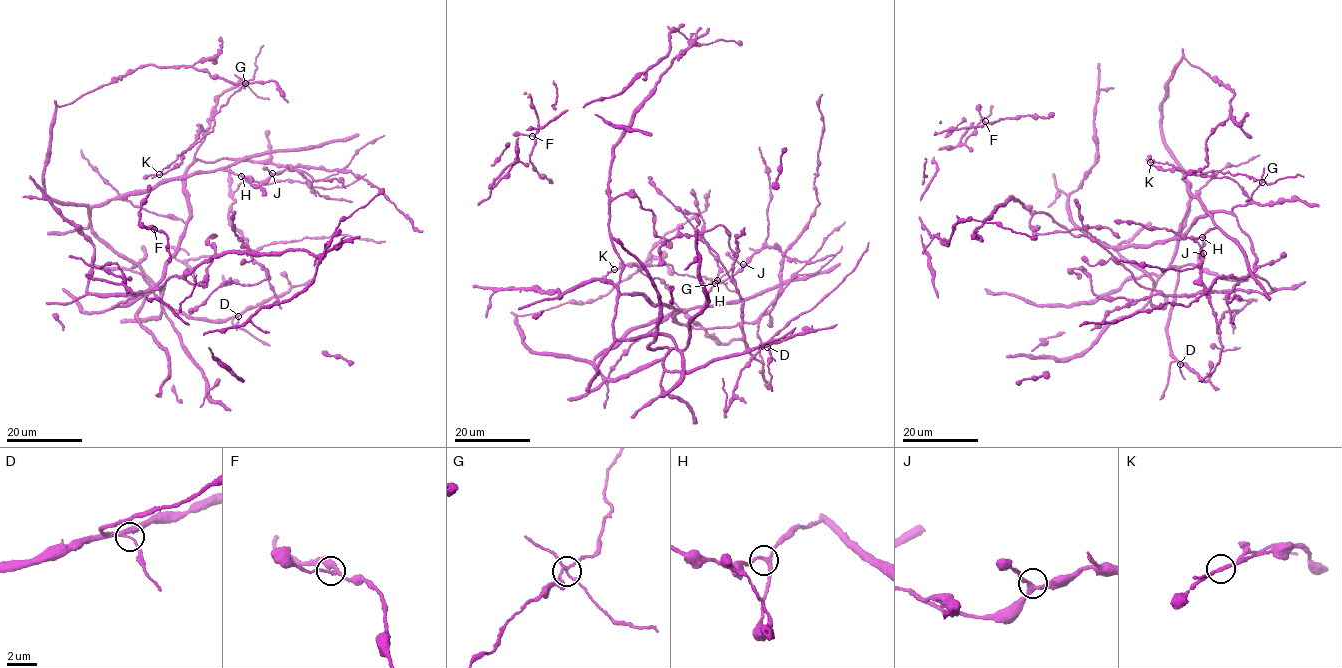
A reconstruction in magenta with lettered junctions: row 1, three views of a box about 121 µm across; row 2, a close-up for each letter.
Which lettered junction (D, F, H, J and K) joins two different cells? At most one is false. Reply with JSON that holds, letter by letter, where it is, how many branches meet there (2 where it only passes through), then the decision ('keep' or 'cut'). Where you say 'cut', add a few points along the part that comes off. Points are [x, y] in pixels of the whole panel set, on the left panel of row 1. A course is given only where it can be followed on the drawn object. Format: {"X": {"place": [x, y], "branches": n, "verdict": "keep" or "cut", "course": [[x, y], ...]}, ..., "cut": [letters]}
{"D": {"place": [238, 316], "branches": 3, "verdict": "keep"}, "F": {"place": [154, 229], "branches": 3, "verdict": "keep"}, "H": {"place": [241, 176], "branches": 3, "verdict": "keep"}, "J": {"place": [272, 173], "branches": 3, "verdict": "keep"}, "K": {"place": [159, 174], "branches": 3, "verdict": "cut", "course": [[159, 175], [182, 152], [211, 132], [214, 115], [235, 91], [253, 78], [255, 61], [263, 45]]}, "cut": ["K"]}

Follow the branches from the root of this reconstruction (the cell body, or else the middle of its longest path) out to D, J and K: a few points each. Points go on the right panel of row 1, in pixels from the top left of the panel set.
D: (1077, 236), (1110, 246), (1155, 285), (1164, 271), (1174, 266), (1178, 269), (1167, 331), (1170, 350), (1180, 364)
J: (1077, 236), (1110, 246), (1155, 285), (1170, 264), (1188, 209), (1183, 177), (1217, 226), (1205, 233), (1203, 253)
K: (1077, 236), (1107, 247), (1145, 247), (1248, 199), (1229, 178), (1150, 162)

